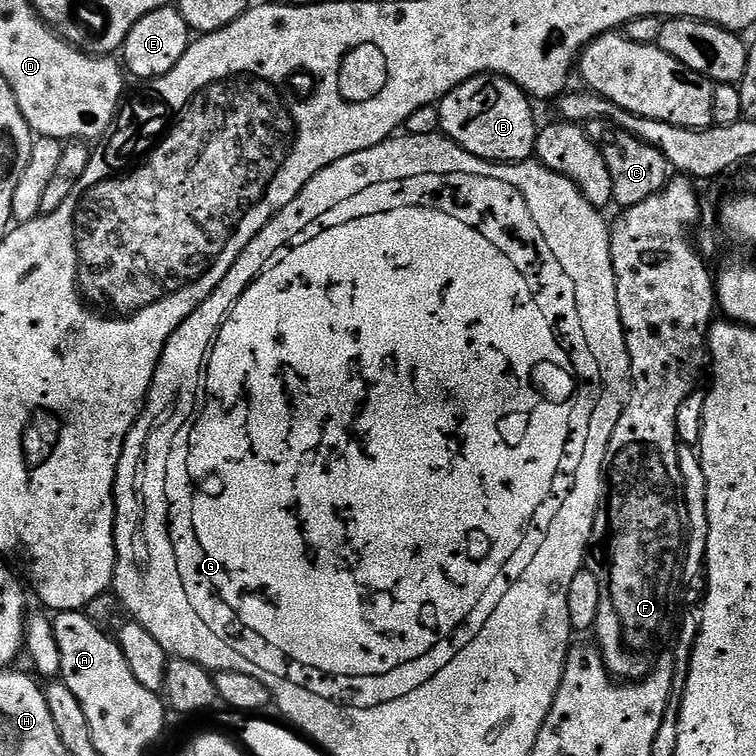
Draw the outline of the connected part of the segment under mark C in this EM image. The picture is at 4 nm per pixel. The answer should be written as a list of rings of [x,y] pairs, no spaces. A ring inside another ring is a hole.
[[[589,120],[586,127],[588,137],[596,143],[598,150],[602,150],[602,158],[606,158],[606,170],[610,170],[610,179],[614,182],[614,201],[621,209],[646,202],[646,198],[657,196],[668,184],[670,165],[662,150],[639,140],[609,120]]]

